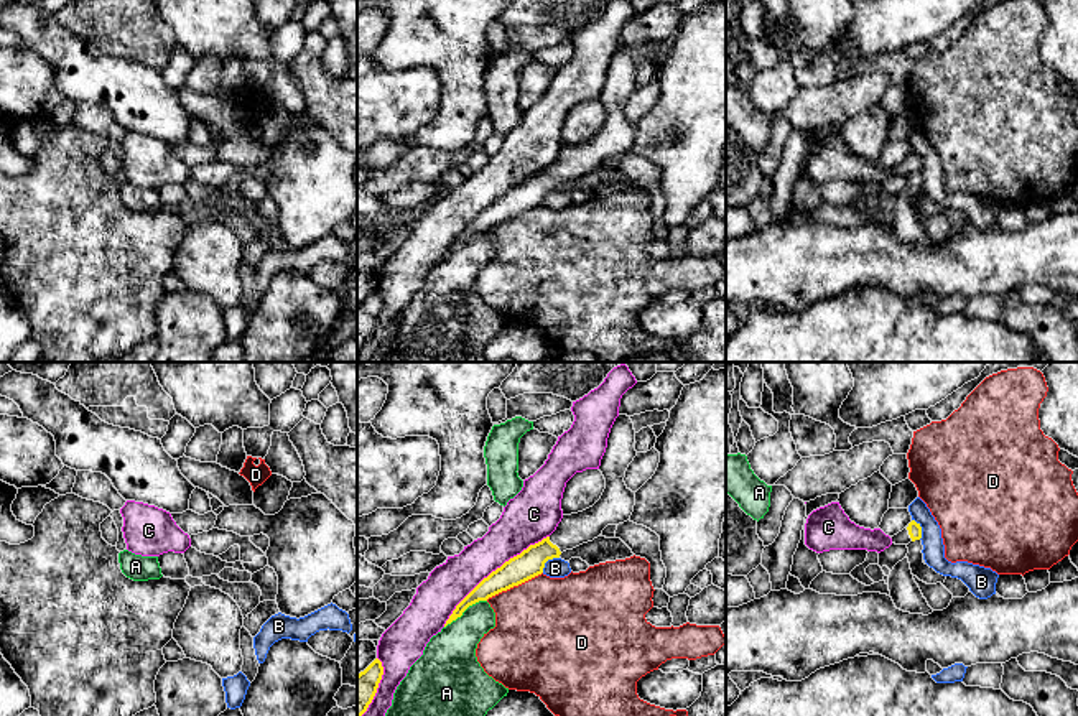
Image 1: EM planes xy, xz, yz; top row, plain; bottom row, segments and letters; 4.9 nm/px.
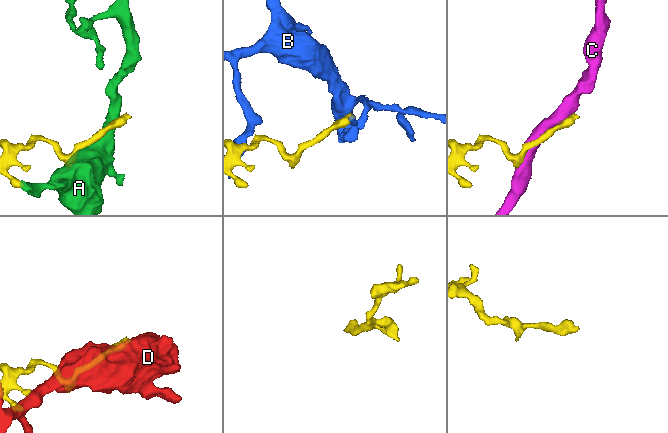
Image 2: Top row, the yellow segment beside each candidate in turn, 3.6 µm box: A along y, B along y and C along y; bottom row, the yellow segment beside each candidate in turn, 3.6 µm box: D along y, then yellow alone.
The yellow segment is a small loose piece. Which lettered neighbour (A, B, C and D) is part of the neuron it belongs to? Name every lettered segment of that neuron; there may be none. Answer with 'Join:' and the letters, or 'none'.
Join: none

